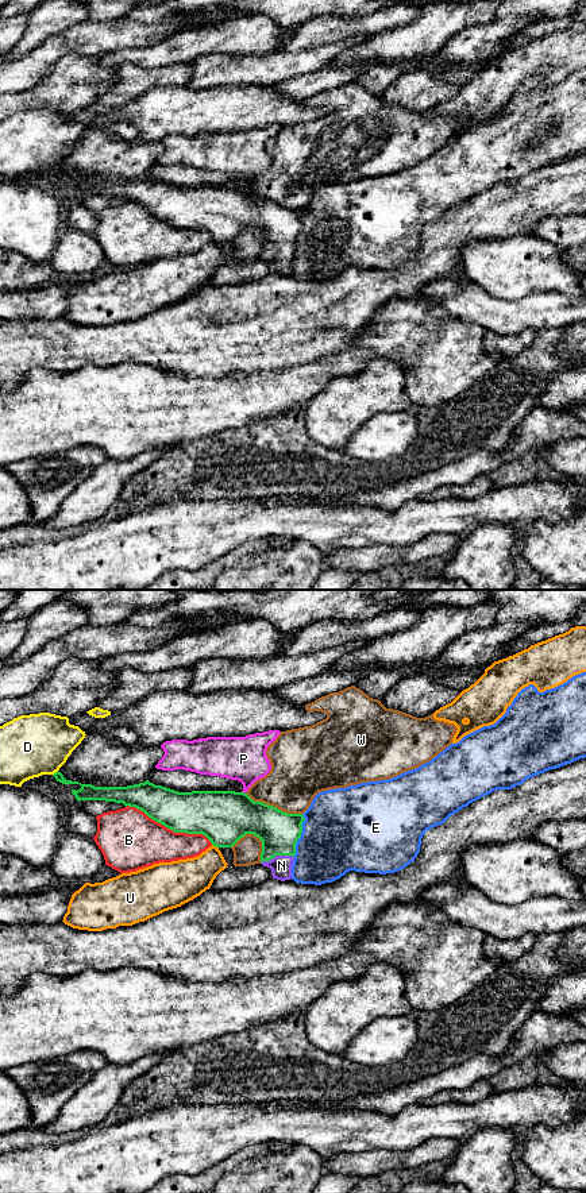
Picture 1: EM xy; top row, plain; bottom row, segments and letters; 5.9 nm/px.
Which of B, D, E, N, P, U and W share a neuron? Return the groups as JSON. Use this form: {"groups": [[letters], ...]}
{"groups": [["B"], ["D"], ["E"], ["N"], ["P"], ["U"], ["W"]]}

